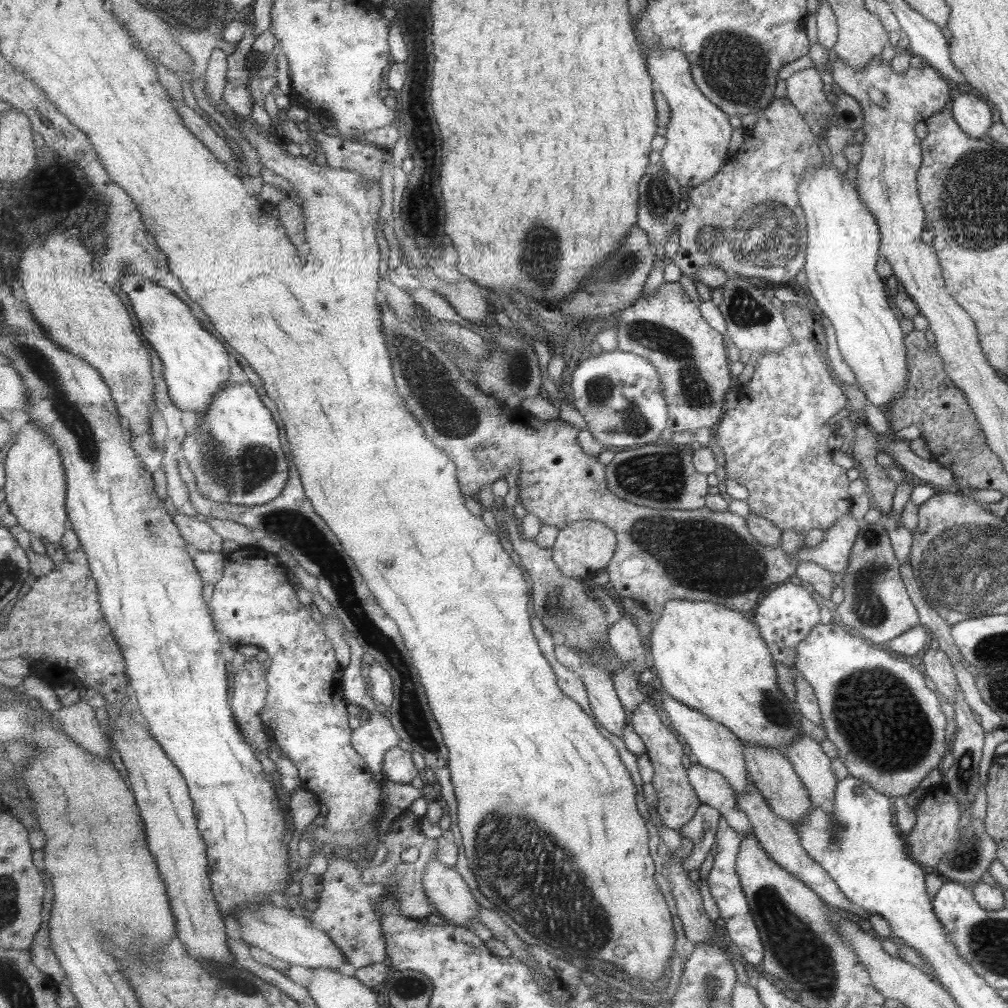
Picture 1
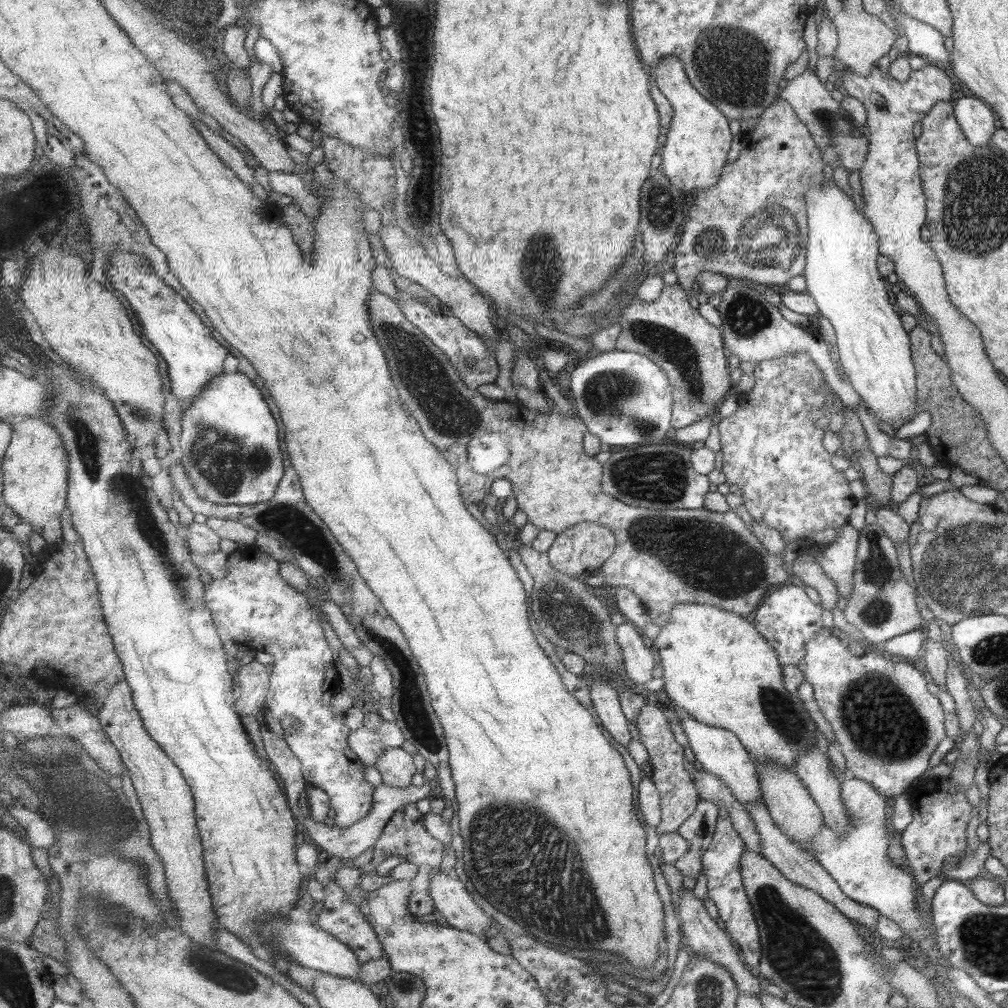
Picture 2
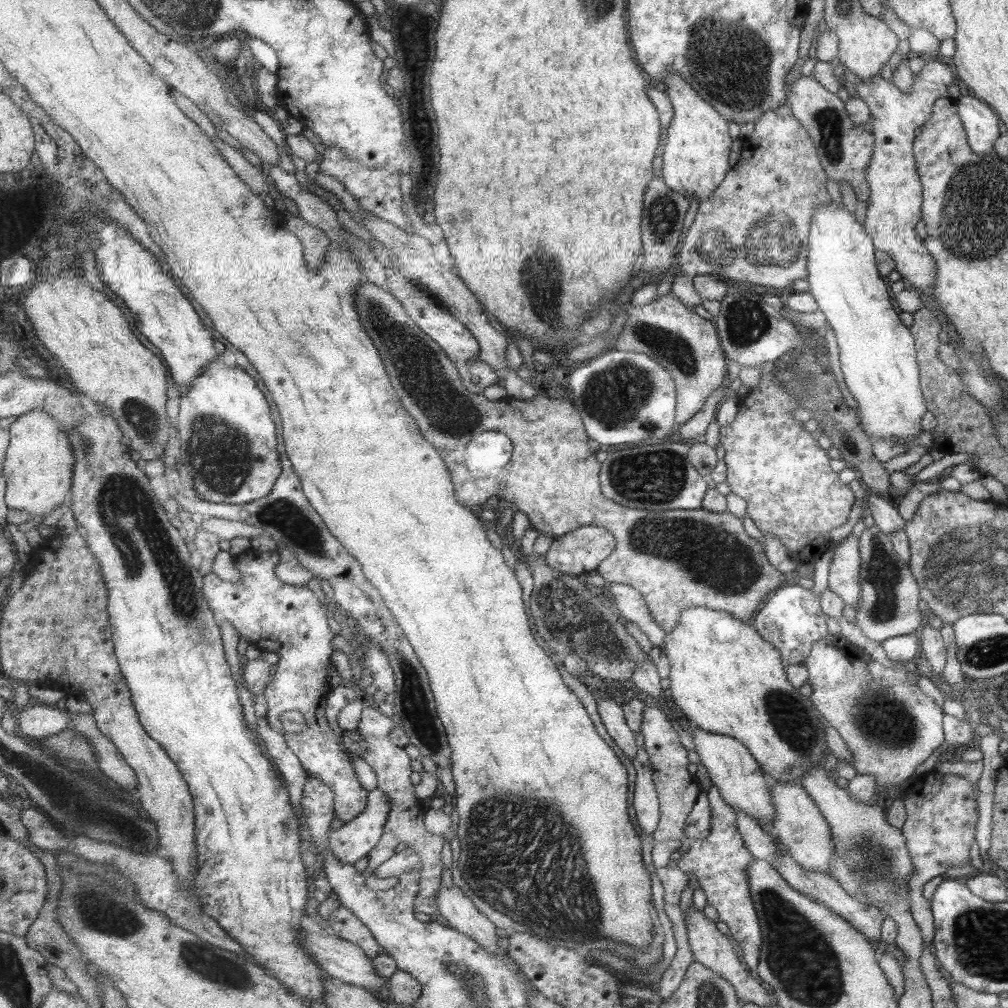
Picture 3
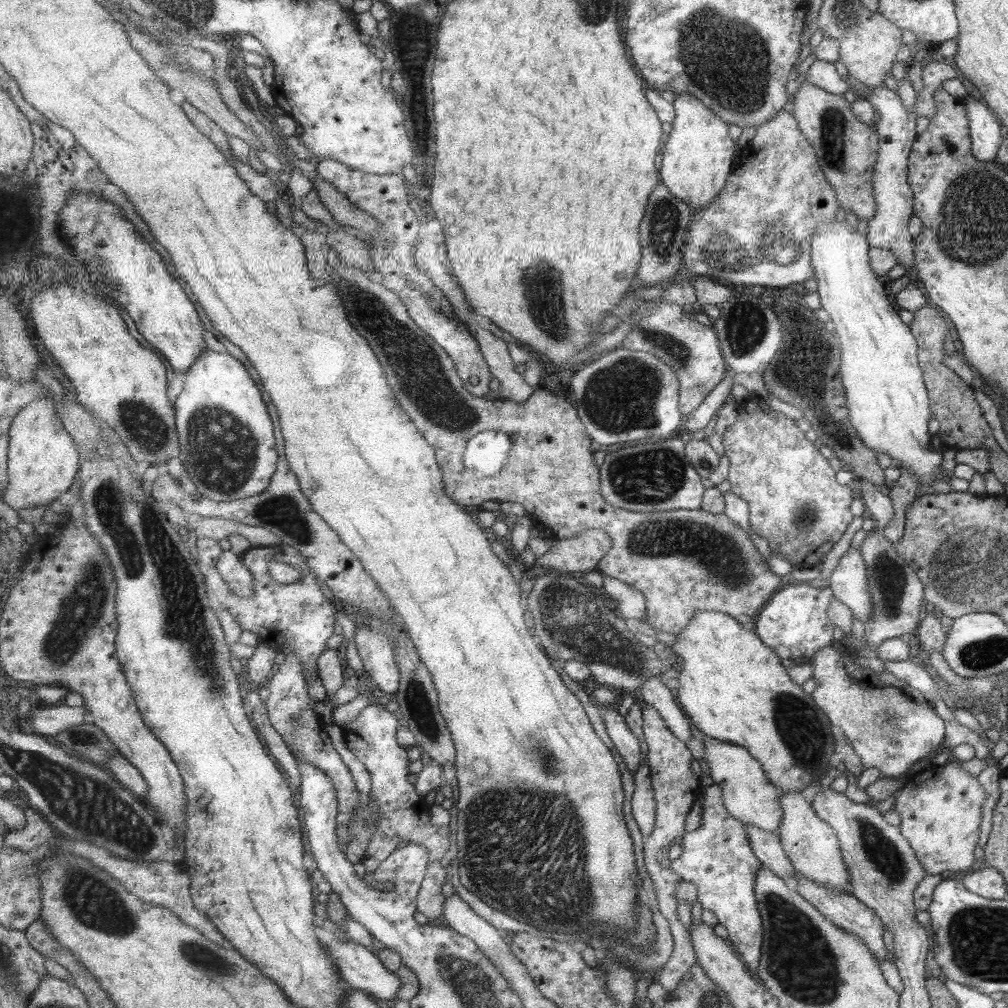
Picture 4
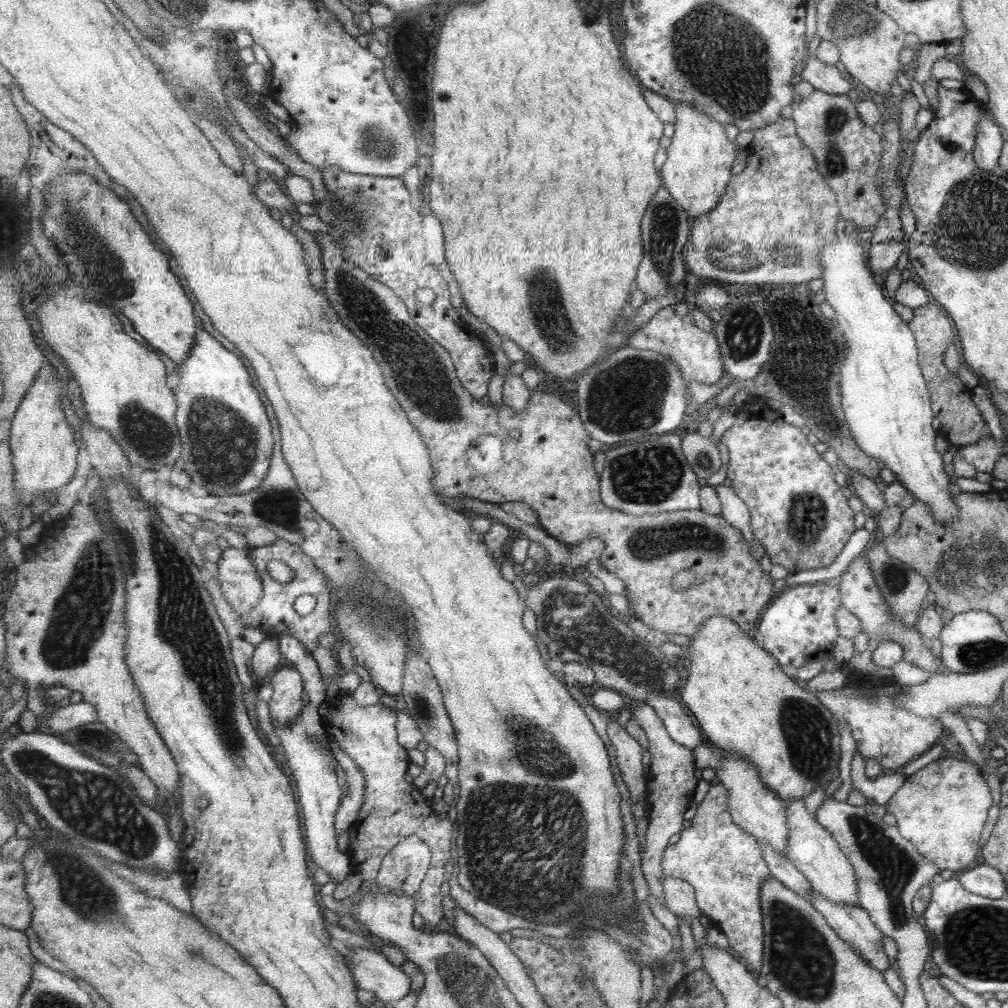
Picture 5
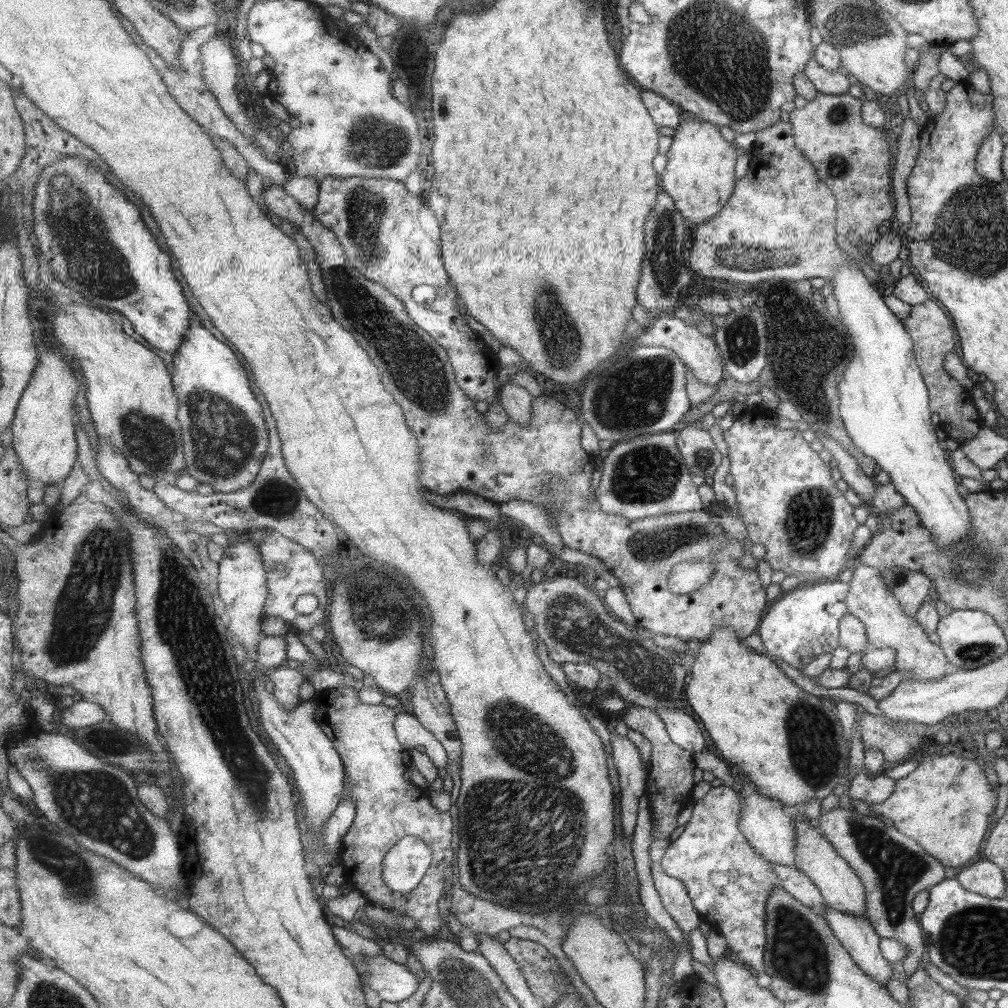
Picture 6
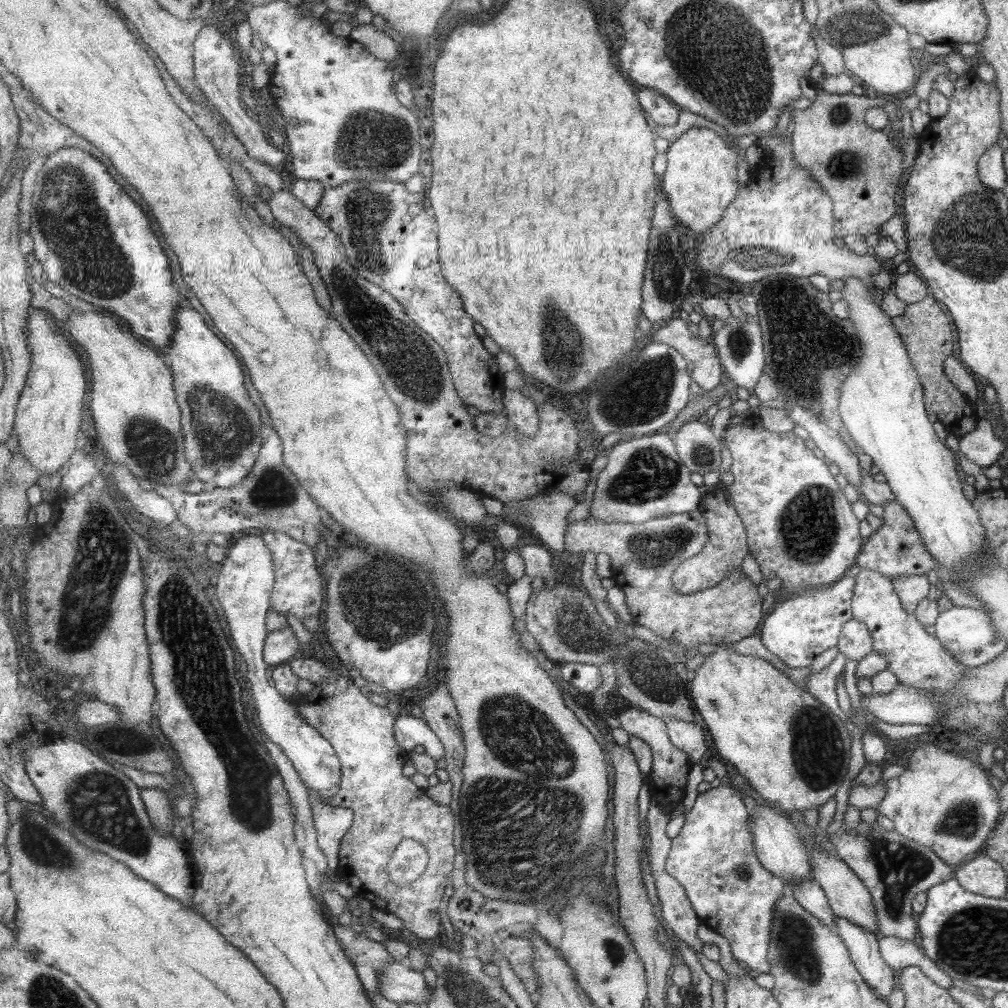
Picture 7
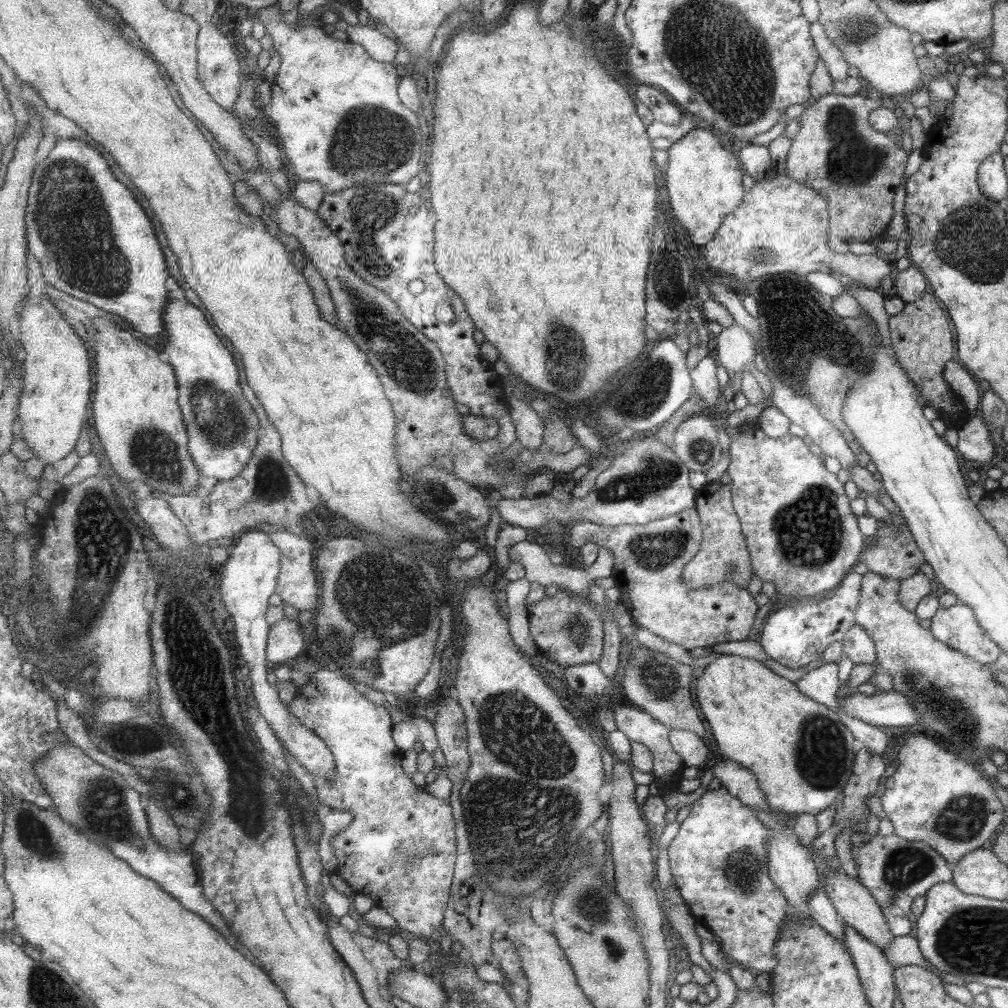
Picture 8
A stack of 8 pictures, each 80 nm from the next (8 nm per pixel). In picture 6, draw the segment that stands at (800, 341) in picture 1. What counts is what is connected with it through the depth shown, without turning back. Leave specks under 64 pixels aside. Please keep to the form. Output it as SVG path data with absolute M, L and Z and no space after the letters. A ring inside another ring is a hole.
M747 409L744 415L734 419L732 425L722 432L722 437L730 460L728 474L733 478L731 488L738 516L746 528L749 542L765 548L762 559L769 564L769 568L785 573L787 578L802 578L797 586L827 582L839 570L843 570L857 520L853 508L835 488L827 463L821 462L815 451L809 450L801 433L793 428L781 430L772 426L767 418L757 416L754 409Z

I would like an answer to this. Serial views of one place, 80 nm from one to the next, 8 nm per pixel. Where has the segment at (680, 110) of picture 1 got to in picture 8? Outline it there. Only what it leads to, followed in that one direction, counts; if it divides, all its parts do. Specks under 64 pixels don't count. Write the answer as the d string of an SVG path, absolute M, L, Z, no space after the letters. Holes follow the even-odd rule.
M691 129L668 148L668 161L663 168L665 210L672 212L674 220L687 230L691 242L698 247L714 238L725 218L733 214L743 199L738 158L723 150L717 139L705 129Z

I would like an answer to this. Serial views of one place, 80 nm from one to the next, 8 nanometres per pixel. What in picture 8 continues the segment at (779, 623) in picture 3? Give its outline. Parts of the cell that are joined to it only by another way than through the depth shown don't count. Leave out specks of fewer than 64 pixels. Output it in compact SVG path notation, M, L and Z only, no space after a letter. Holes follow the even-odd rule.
M854 570L841 579L840 586L834 588L831 596L823 600L797 601L767 615L757 634L757 641L766 658L791 670L799 670L810 662L822 659L824 650L831 643L840 641L856 624L855 614L862 579L861 570Z

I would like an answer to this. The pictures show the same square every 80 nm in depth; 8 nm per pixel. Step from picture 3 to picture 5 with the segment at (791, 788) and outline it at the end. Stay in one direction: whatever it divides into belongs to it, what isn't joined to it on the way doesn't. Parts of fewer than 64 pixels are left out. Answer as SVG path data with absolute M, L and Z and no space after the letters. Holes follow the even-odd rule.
M803 800L786 802L785 812L788 823L785 858L812 884L814 892L819 892L835 904L858 905L859 892L855 870L848 857L840 851L835 837L823 825L817 824L816 818L805 809Z

